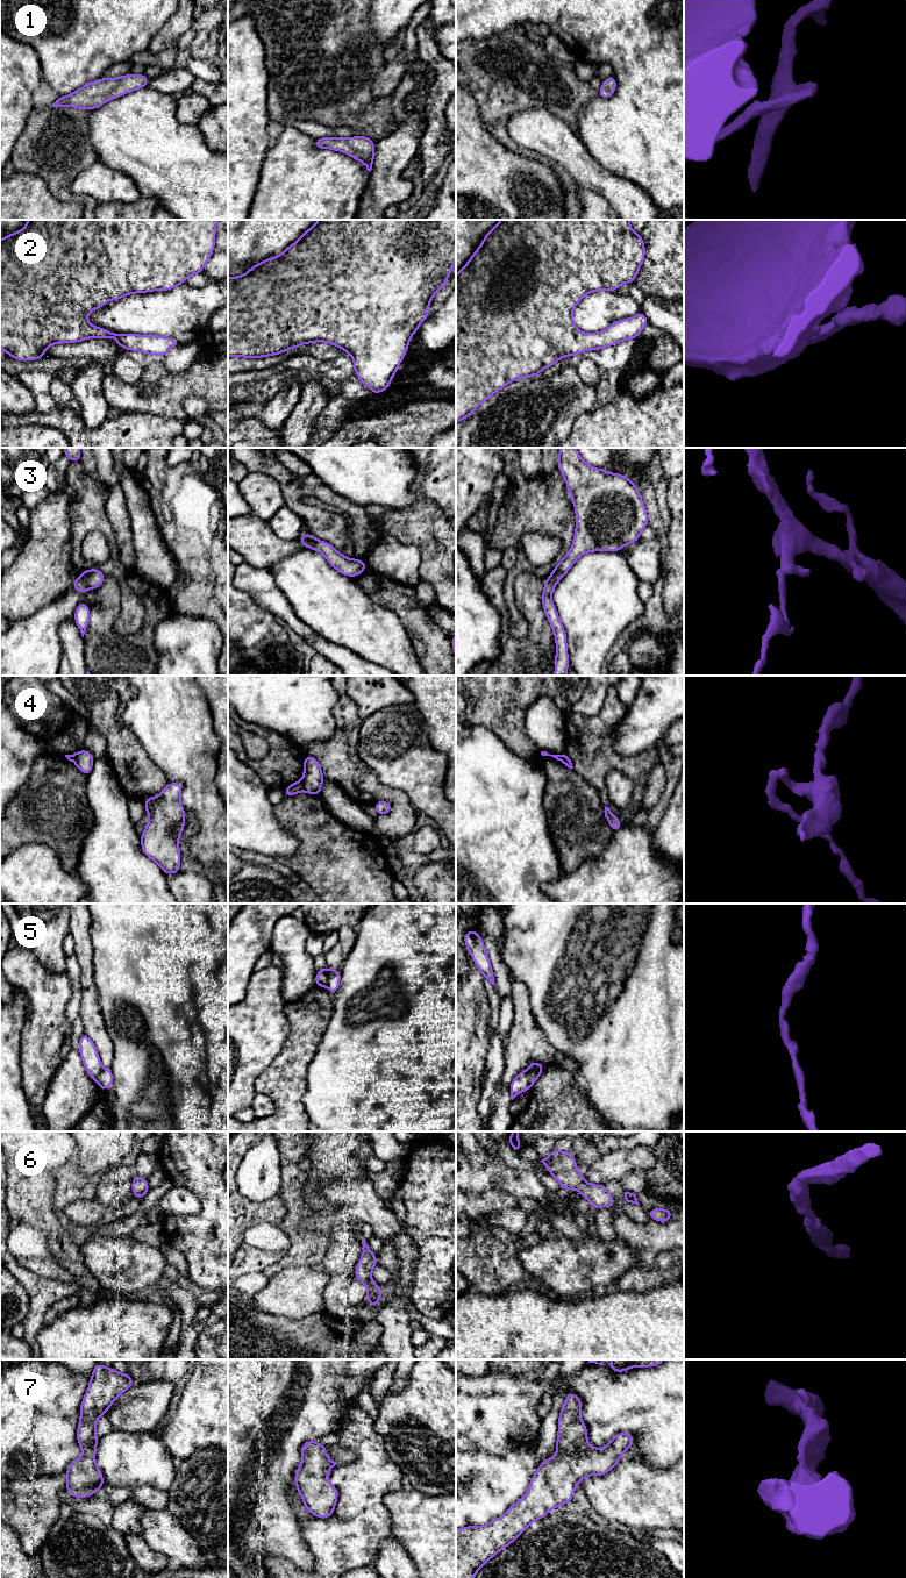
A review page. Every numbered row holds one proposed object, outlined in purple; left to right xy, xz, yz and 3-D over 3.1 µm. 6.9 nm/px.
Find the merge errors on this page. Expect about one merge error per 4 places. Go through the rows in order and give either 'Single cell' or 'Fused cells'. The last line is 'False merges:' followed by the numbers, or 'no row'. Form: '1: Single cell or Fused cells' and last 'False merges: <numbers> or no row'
1: Single cell
2: Single cell
3: Fused cells
4: Fused cells
5: Fused cells
6: Single cell
7: Single cell
False merges: 3, 4, 5

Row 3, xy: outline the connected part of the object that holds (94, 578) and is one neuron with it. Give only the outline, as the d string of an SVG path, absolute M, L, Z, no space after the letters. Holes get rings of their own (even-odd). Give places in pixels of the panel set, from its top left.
M98 569L84 570L80 574L83 580L88 585L90 588L99 588L105 579L105 573Z

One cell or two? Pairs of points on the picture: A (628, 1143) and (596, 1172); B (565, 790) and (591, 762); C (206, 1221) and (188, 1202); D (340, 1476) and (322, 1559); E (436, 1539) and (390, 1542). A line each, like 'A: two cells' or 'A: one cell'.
A: two cells
B: two cells
C: two cells
D: one cell
E: two cells

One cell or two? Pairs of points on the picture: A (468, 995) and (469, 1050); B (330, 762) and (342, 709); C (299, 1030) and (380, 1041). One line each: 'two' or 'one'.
A: one
B: one
C: two

